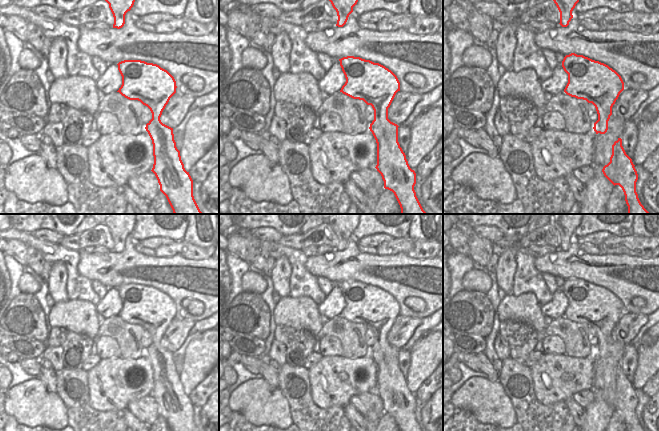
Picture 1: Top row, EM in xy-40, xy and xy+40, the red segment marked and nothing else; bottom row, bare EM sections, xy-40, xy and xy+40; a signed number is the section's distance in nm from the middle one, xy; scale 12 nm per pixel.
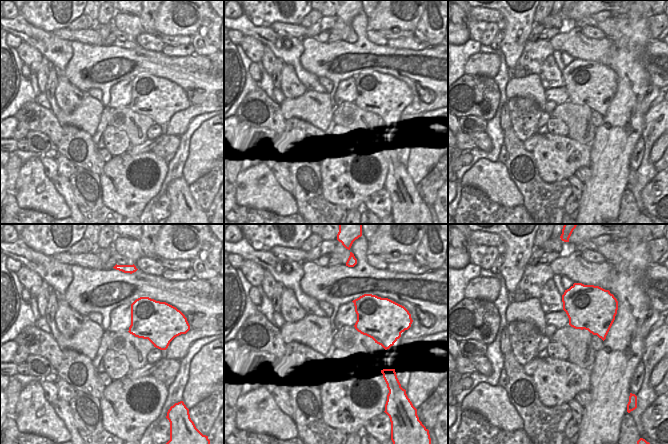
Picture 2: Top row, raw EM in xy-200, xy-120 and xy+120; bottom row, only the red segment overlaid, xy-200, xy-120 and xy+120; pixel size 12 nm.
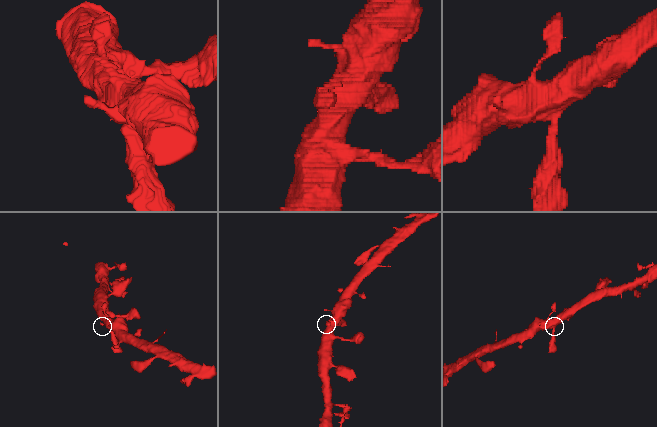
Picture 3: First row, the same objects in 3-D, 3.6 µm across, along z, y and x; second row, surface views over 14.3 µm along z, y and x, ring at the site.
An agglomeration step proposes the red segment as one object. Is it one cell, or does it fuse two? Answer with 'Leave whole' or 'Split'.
Leave whole

